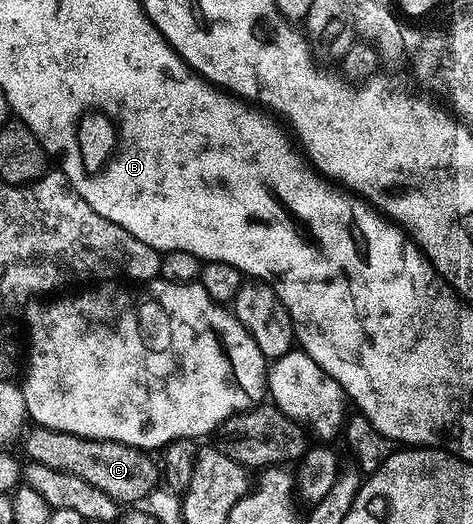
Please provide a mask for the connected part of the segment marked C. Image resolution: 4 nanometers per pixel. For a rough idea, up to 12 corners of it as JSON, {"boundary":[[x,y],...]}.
{"boundary":[[32,428],[27,457],[81,475],[115,501],[161,481],[150,452]]}

